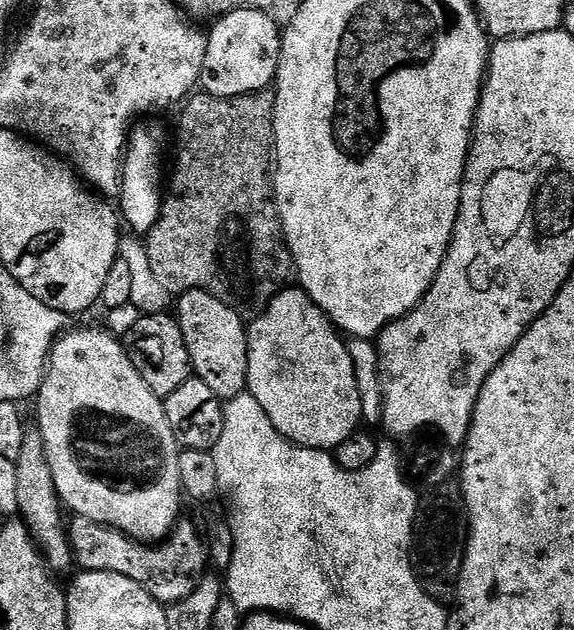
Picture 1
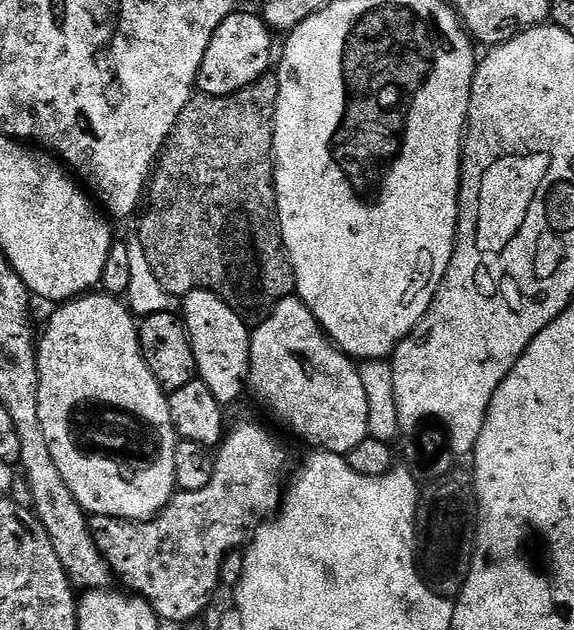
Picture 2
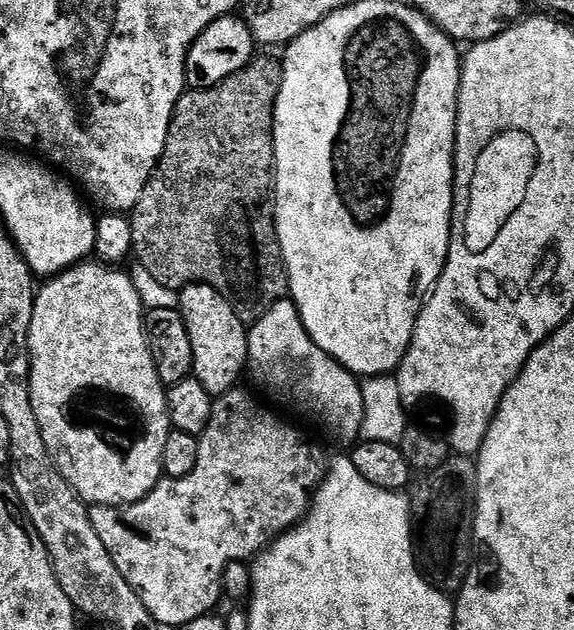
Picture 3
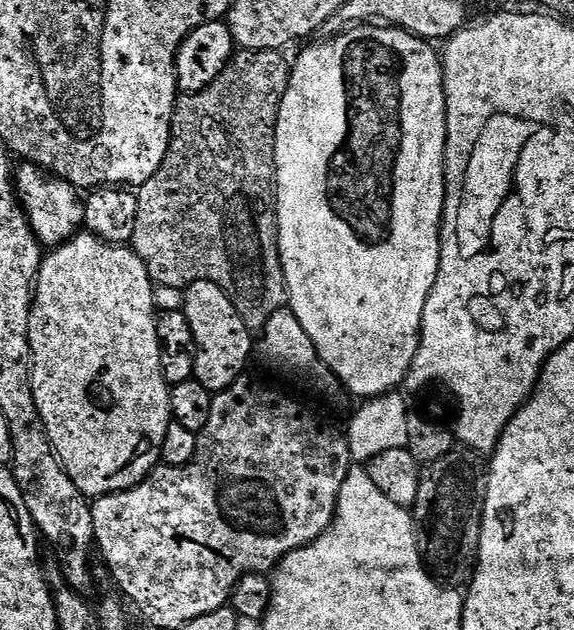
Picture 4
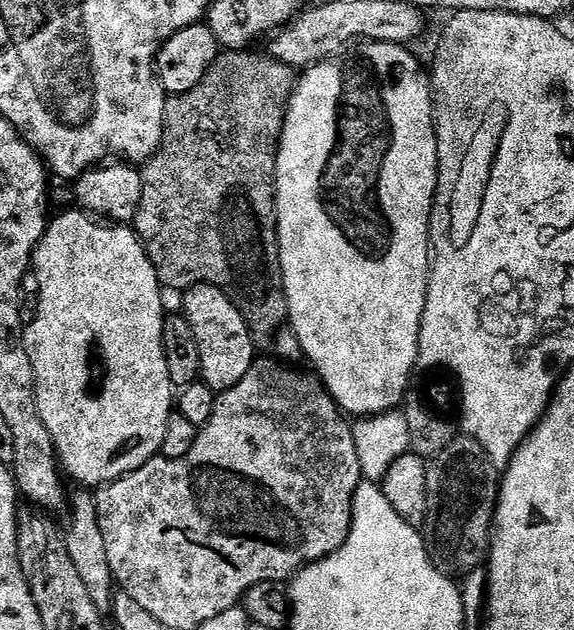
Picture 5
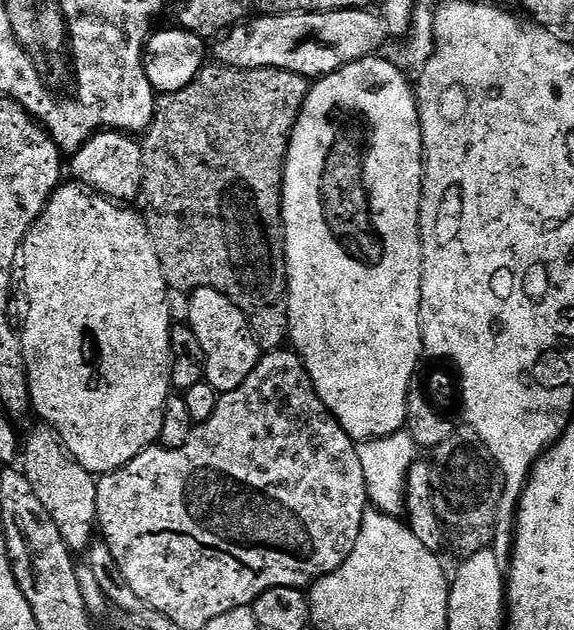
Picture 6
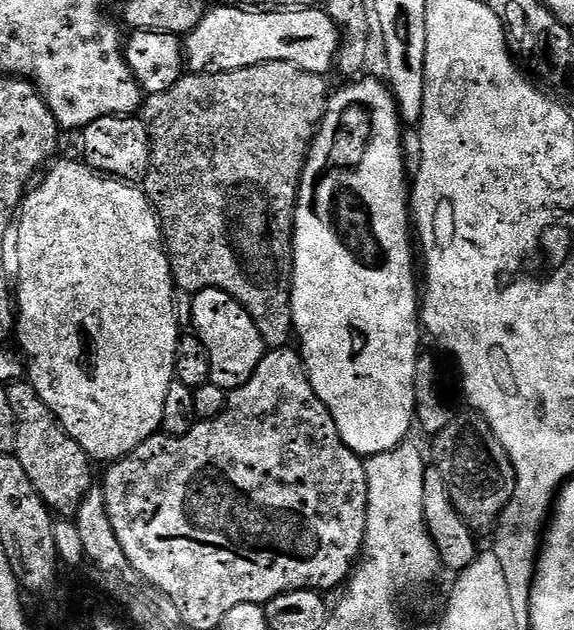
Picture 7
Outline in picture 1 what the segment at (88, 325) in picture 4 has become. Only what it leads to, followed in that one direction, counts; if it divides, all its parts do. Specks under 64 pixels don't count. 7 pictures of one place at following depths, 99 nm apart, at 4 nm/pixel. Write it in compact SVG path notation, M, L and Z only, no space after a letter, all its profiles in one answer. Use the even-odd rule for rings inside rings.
M80 328L77 332L68 330L57 339L56 345L52 348L52 355L48 362L48 371L44 374L44 381L38 393L40 405L36 408L38 427L42 434L42 442L46 450L46 458L50 466L50 474L54 474L54 486L60 495L61 505L69 513L90 518L90 522L104 524L107 528L113 528L119 532L125 532L132 540L139 540L142 544L156 544L159 541L168 539L173 528L181 519L180 500L180 479L178 478L178 458L181 454L181 447L174 438L174 430L170 430L170 422L166 422L166 410L164 400L146 386L142 374L134 366L128 349L123 343L120 344L108 332L103 332L100 328Z

